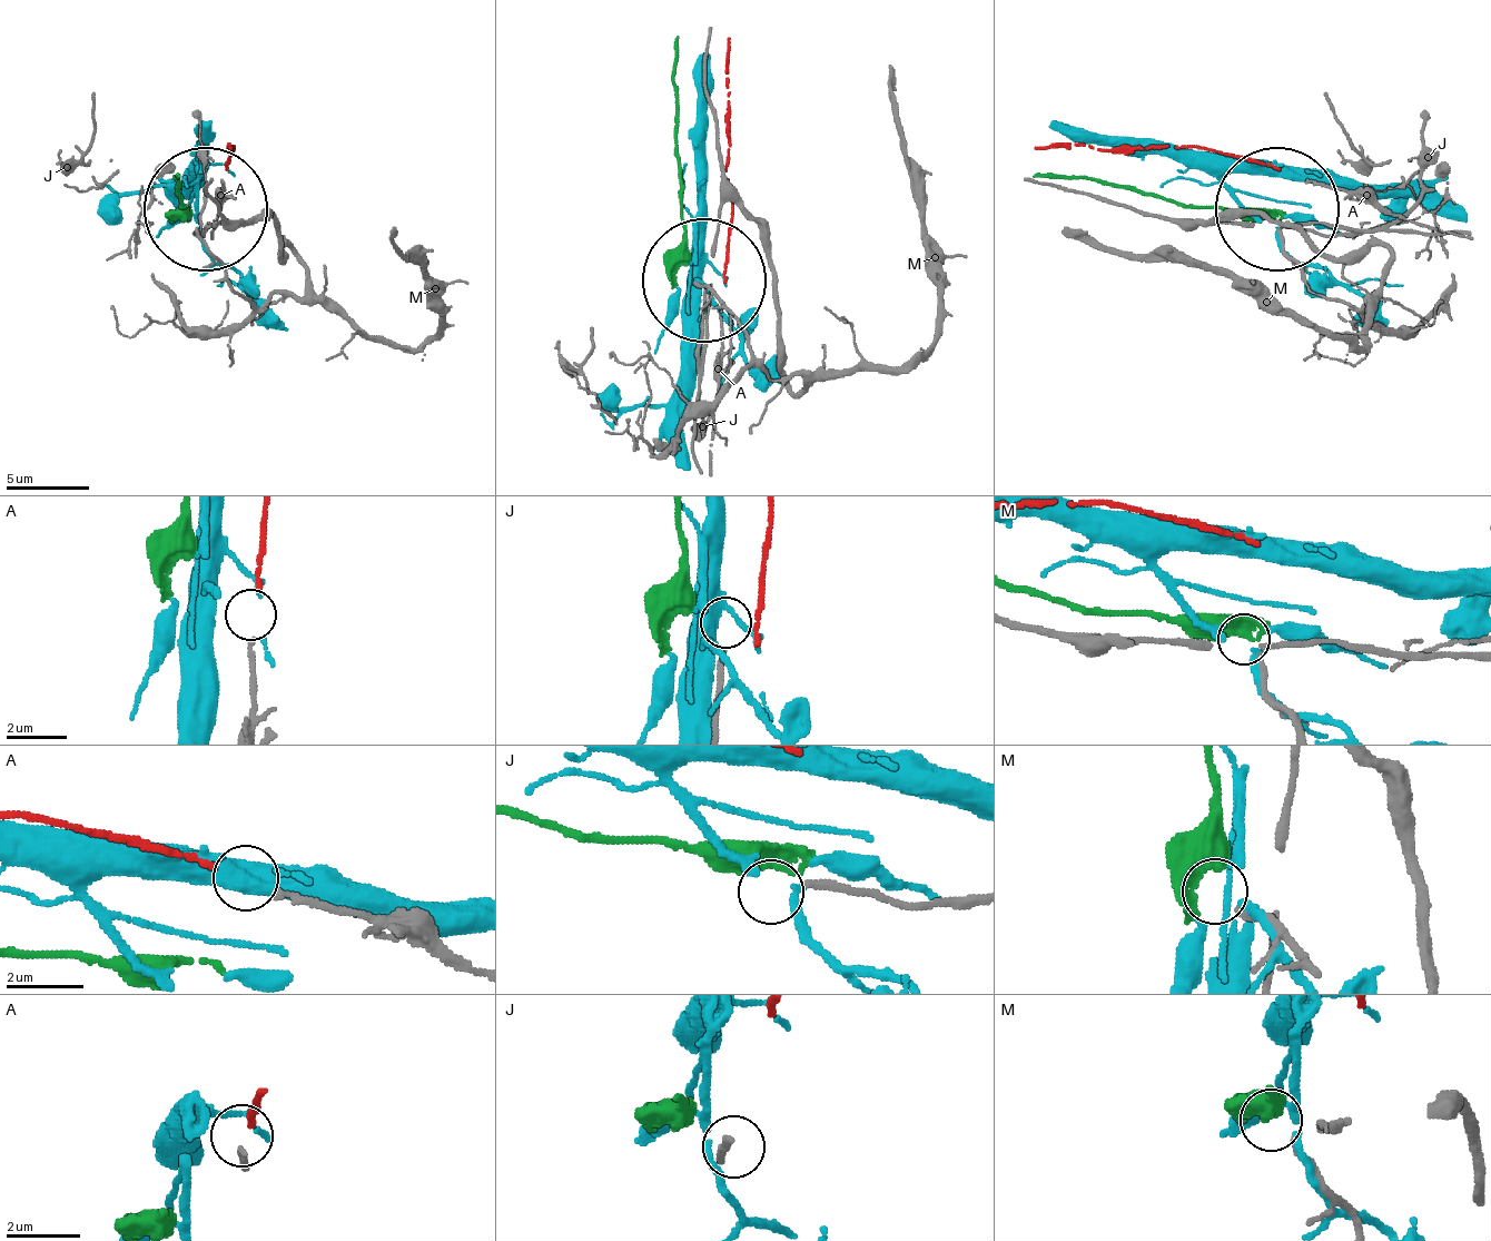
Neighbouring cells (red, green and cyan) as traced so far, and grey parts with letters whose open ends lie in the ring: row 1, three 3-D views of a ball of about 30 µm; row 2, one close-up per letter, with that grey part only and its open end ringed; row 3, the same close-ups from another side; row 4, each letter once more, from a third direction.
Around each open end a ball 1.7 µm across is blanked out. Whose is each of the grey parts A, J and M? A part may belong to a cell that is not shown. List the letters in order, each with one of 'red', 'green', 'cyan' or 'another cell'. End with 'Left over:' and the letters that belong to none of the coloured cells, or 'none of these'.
A: red
J: another cell
M: green
Left over: J

